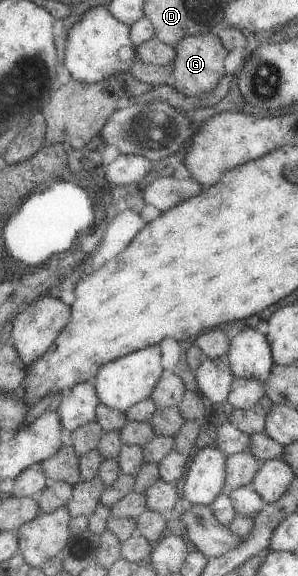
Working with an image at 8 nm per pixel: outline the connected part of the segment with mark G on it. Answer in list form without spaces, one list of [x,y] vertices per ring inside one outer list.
[[[233,27],[223,28],[217,36],[211,33],[192,34],[183,37],[175,46],[175,58],[171,64],[171,72],[173,75],[173,88],[183,96],[192,97],[203,95],[213,89],[219,79],[222,79],[224,73],[223,60],[226,53],[233,49],[244,49],[245,33]]]

